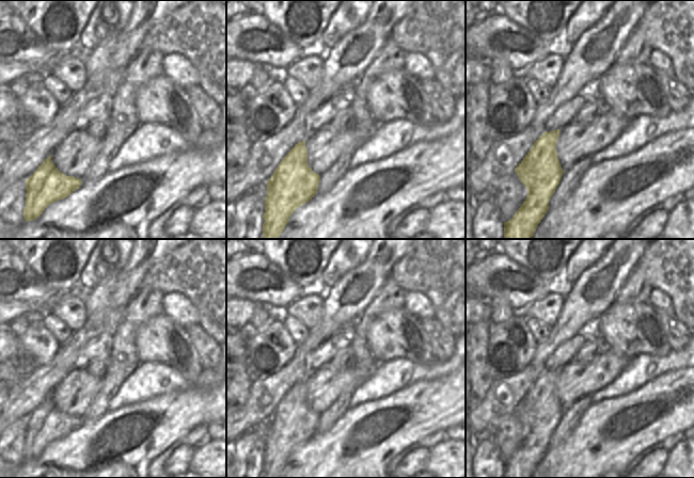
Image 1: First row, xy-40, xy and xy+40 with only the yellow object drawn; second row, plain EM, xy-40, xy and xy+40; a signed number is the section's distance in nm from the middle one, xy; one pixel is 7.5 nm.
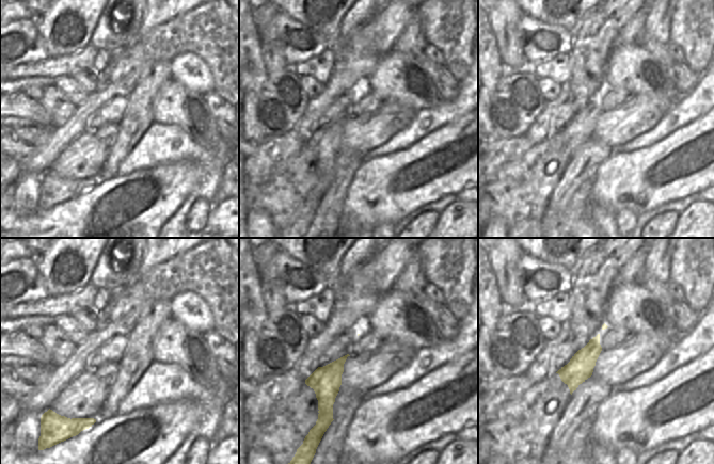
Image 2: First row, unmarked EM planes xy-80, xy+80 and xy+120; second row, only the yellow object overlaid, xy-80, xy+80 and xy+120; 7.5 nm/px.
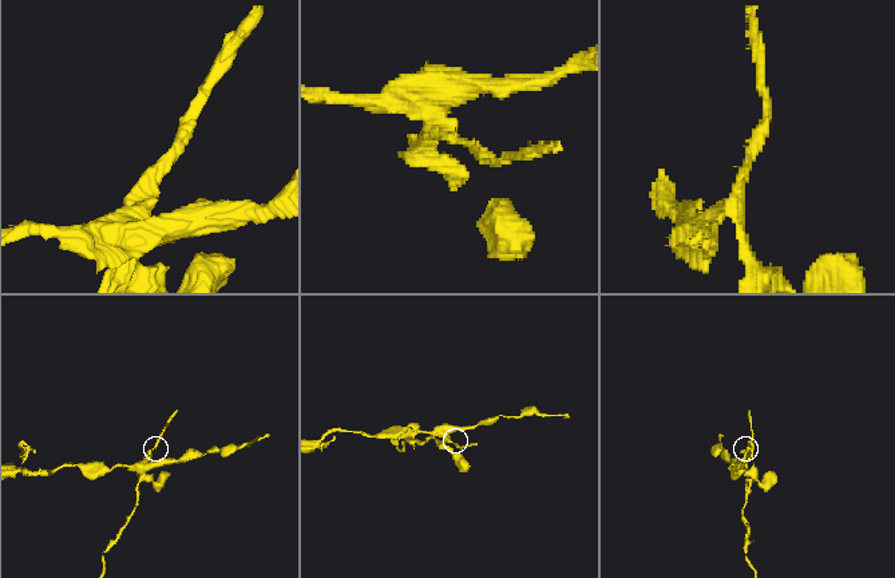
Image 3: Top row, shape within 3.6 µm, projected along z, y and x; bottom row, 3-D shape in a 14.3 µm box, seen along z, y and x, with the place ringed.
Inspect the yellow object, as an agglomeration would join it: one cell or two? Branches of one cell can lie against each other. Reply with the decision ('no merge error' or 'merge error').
merge error

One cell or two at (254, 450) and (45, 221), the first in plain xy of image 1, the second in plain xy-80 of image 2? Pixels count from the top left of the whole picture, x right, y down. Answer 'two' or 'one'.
two

